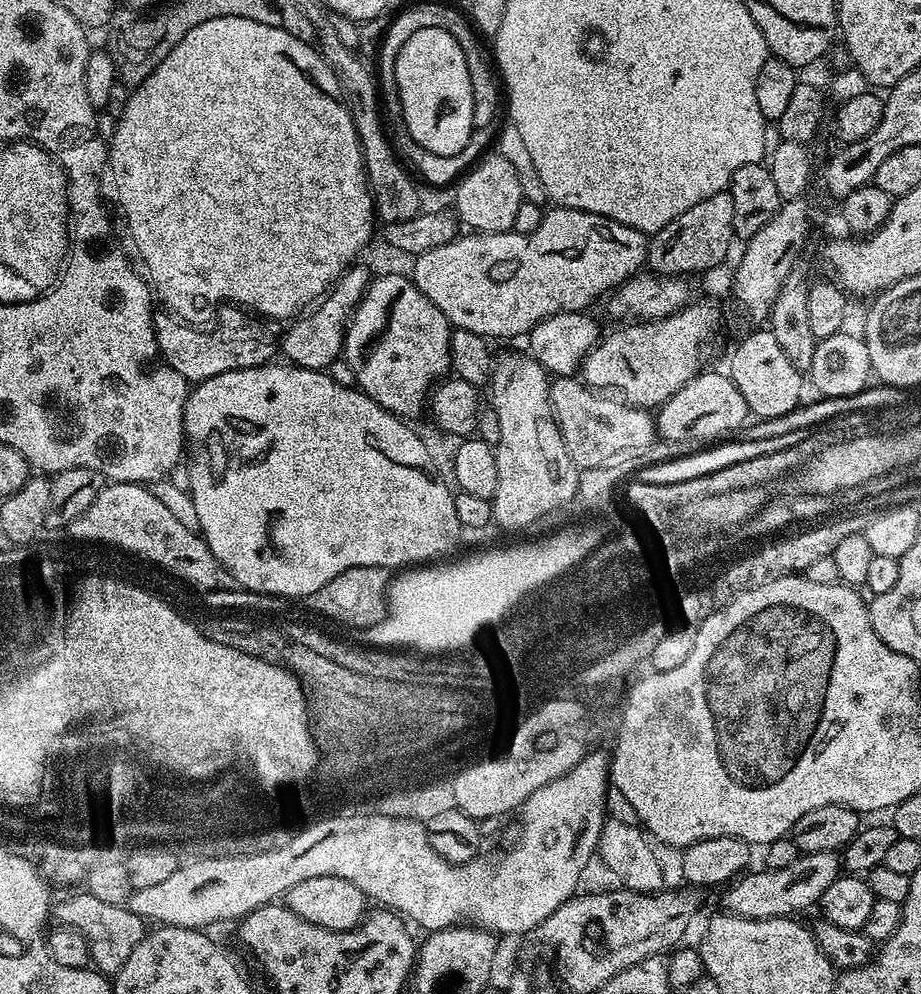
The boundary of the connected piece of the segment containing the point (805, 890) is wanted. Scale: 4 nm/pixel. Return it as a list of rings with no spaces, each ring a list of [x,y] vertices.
[[[805,852],[783,870],[764,868],[759,871],[749,871],[723,889],[725,913],[751,920],[765,920],[775,916],[792,918],[800,914],[796,912],[815,909],[822,894],[826,894],[826,886],[841,875],[842,860],[835,852]]]

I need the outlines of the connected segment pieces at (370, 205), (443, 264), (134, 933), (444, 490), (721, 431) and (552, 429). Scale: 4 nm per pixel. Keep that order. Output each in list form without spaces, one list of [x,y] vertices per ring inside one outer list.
[[[210,18],[206,22],[194,26],[194,30],[190,30],[190,34],[186,34],[182,38],[182,42],[178,42],[178,46],[174,46],[174,50],[170,54],[159,57],[156,69],[142,83],[131,89],[122,114],[115,117],[116,129],[113,130],[112,140],[110,136],[106,147],[108,149],[110,180],[112,176],[112,184],[116,187],[116,200],[120,203],[125,218],[128,219],[128,232],[132,235],[133,242],[136,243],[136,252],[144,259],[144,264],[148,267],[146,276],[150,281],[150,288],[155,299],[159,303],[161,300],[165,304],[161,305],[181,321],[204,322],[200,320],[207,318],[208,311],[212,308],[212,300],[228,300],[224,302],[232,306],[243,306],[253,313],[277,322],[291,321],[301,310],[307,309],[313,302],[319,301],[324,293],[336,283],[338,277],[361,255],[368,242],[373,239],[374,193],[368,186],[367,174],[364,171],[363,150],[360,148],[358,134],[355,132],[354,119],[352,119],[351,112],[343,101],[343,92],[339,88],[338,78],[334,76],[334,70],[327,64],[321,53],[312,47],[313,45],[309,41],[294,38],[294,34],[290,34],[285,28],[262,26],[262,22],[250,22],[250,18]]]
[[[552,206],[545,211],[538,230],[533,232],[469,231],[467,234],[457,235],[455,240],[446,242],[446,246],[434,246],[434,250],[426,250],[421,256],[415,257],[410,279],[418,286],[418,290],[422,290],[422,294],[426,294],[426,298],[430,298],[430,302],[434,302],[434,306],[438,306],[438,310],[442,310],[442,314],[446,314],[448,323],[453,328],[471,330],[473,334],[478,334],[485,338],[493,338],[492,336],[520,336],[520,338],[524,338],[532,331],[532,327],[538,321],[559,312],[583,312],[591,309],[591,304],[599,296],[601,298],[607,297],[615,292],[625,280],[629,280],[632,276],[637,275],[647,265],[648,242],[649,237],[645,233],[634,230],[630,226],[622,226],[613,220],[603,220],[598,214],[590,214],[589,212],[574,210],[573,208]]]
[[[80,890],[77,896],[72,896],[69,900],[64,900],[55,905],[54,916],[65,928],[78,930],[88,939],[92,964],[99,971],[105,974],[115,974],[122,970],[126,958],[130,958],[130,953],[134,946],[146,934],[146,921],[141,916],[134,914],[123,904],[110,905],[92,896],[87,890]]]
[[[269,362],[257,368],[230,370],[214,378],[206,378],[189,391],[184,401],[184,442],[188,481],[186,487],[194,498],[198,510],[199,533],[208,543],[221,569],[228,572],[241,585],[241,589],[259,593],[261,597],[297,596],[303,598],[321,589],[326,582],[351,567],[376,566],[391,570],[403,570],[409,566],[424,566],[439,561],[456,544],[462,535],[458,513],[454,511],[454,492],[449,481],[436,480],[432,472],[432,456],[424,440],[393,412],[387,412],[378,402],[356,388],[338,386],[327,371],[315,372],[309,368],[297,368],[287,362]]]
[[[702,370],[678,394],[671,396],[660,405],[654,419],[661,441],[673,444],[696,444],[692,446],[708,446],[713,442],[723,441],[744,427],[750,413],[746,406],[746,398],[742,398],[738,386],[723,371],[708,372]]]
[[[508,352],[505,356],[497,355],[494,360],[494,367],[492,369],[492,379],[490,381],[490,389],[492,388],[492,400],[490,400],[490,407],[498,414],[498,422],[501,426],[501,441],[495,446],[496,461],[498,462],[498,490],[492,495],[492,519],[498,525],[508,528],[508,530],[515,530],[520,524],[527,524],[528,521],[534,520],[536,516],[540,516],[543,512],[551,512],[562,509],[563,504],[568,504],[577,499],[576,484],[578,469],[573,464],[570,454],[564,448],[564,439],[560,433],[560,428],[556,425],[556,417],[552,415],[552,399],[550,398],[550,376],[544,371],[538,361],[532,359],[531,355],[520,352]]]

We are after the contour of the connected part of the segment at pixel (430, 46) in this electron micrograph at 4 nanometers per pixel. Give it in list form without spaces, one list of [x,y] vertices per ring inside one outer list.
[[[422,29],[415,32],[407,39],[402,46],[402,50],[398,50],[398,58],[394,62],[394,75],[397,78],[397,94],[401,100],[401,110],[410,136],[418,142],[418,146],[425,147],[433,154],[442,156],[453,156],[469,142],[471,132],[474,129],[474,90],[470,86],[470,70],[466,66],[466,54],[462,54],[462,46],[458,46],[458,42],[450,34],[446,34],[446,30]]]

